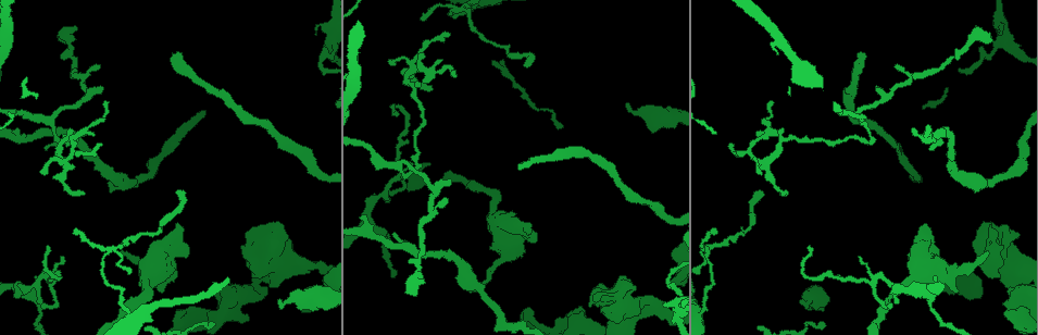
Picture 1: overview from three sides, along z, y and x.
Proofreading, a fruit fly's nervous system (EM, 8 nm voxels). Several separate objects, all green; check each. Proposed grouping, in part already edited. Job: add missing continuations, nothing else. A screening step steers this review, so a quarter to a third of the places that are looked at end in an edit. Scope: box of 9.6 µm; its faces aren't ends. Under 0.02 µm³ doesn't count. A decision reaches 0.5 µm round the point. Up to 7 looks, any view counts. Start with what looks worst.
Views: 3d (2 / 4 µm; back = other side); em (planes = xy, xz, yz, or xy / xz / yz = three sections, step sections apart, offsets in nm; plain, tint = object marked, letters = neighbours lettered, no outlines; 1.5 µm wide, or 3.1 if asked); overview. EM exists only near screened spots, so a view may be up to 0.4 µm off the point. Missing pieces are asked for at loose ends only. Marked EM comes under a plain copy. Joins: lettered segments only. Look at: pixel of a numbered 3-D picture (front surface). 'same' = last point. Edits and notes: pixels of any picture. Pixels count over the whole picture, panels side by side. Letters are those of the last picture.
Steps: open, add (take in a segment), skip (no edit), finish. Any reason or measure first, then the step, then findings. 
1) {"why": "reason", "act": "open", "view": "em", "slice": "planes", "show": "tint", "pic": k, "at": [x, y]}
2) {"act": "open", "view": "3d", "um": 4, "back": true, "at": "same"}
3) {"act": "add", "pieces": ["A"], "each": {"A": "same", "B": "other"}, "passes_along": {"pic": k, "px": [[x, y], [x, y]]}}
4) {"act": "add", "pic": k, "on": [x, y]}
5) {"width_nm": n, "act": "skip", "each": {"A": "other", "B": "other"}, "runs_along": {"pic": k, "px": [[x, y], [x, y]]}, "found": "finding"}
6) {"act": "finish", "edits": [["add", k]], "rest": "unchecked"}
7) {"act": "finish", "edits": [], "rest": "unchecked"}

{"why": "an open end", "act": "open", "view": "em", "slice": "planes", "show": "letters", "pic": 1, "at": [665, 301]}

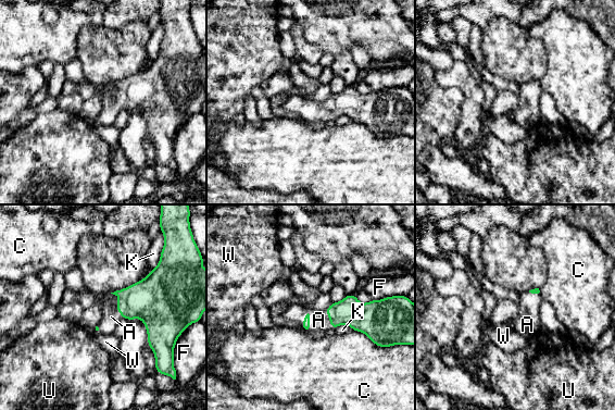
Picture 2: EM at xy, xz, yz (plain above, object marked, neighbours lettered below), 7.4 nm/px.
{"act": "add", "pic": 2, "on": [318, 320], "each": {"A": "same", "C": "other", "F": "other", "K": "other", "U": "other", "W": "other"}, "passes_along": {"pic": 2, "px": [[306, 320], [309, 321], [318, 320]]}, "found": "it goes on there"}

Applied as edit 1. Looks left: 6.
{"act": "open", "view": "overview"}

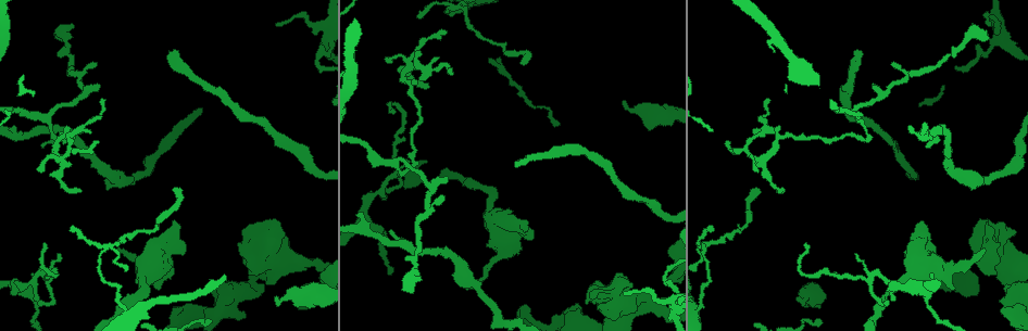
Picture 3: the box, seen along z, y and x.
{"why": "an open end", "act": "open", "view": "3d", "um": 4, "pic": 3, "at": [862, 51]}

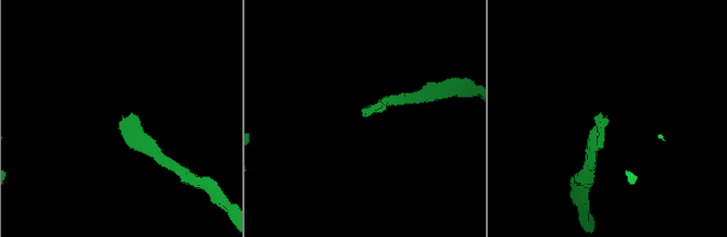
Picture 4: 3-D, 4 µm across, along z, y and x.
{"why": "need the tissue", "act": "open", "view": "em", "slice": "xy", "step": 8, "show": "tint", "pic": 4, "at": [123, 117]}

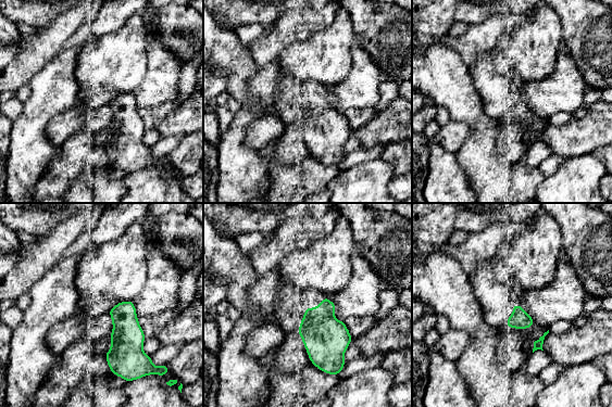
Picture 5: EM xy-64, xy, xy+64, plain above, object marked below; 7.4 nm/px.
{"act": "open", "view": "em", "slice": "planes", "show": "letters", "at": "same"}

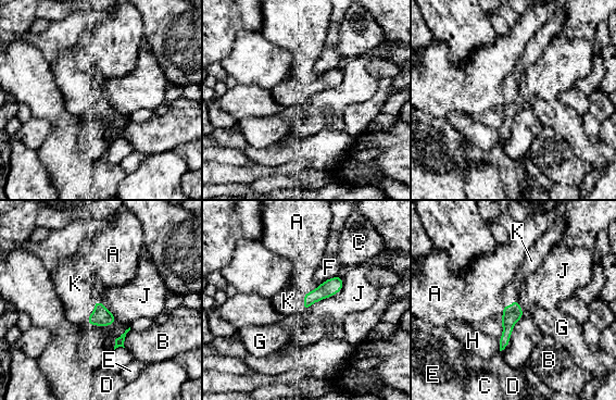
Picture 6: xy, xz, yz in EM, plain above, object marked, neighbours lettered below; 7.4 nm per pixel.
{"act": "add", "pic": 6, "on": [75, 284], "each": {"A": "other", "B": "other", "C": "other", "D": "other", "E": "other", "F": "other", "G": "other", "H": "other", "J": "other", "K": "same"}, "found": "it goes on there"}

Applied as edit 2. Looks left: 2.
{"why": "branch stops here", "act": "open", "view": "em", "slice": "planes", "show": "letters", "pic": 3, "at": [778, 192]}

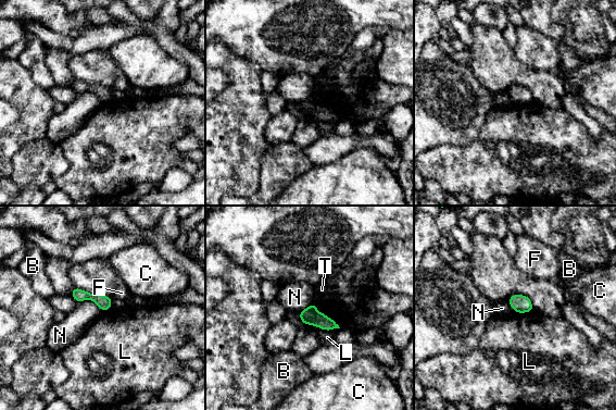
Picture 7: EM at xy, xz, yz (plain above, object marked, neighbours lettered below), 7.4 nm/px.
{"act": "skip", "each": {"B": "other", "C": "other", "F": "other", "L": "other", "N": "other", "T": "other"}, "border": {"pic": 7, "px": [[309, 324], [324, 330], [339, 328]]}, "found": "no lettered segment goes on from it"}

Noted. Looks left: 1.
{"act": "finish", "edits": [["add", 2], ["add", 6]], "rest": "unchecked"}

